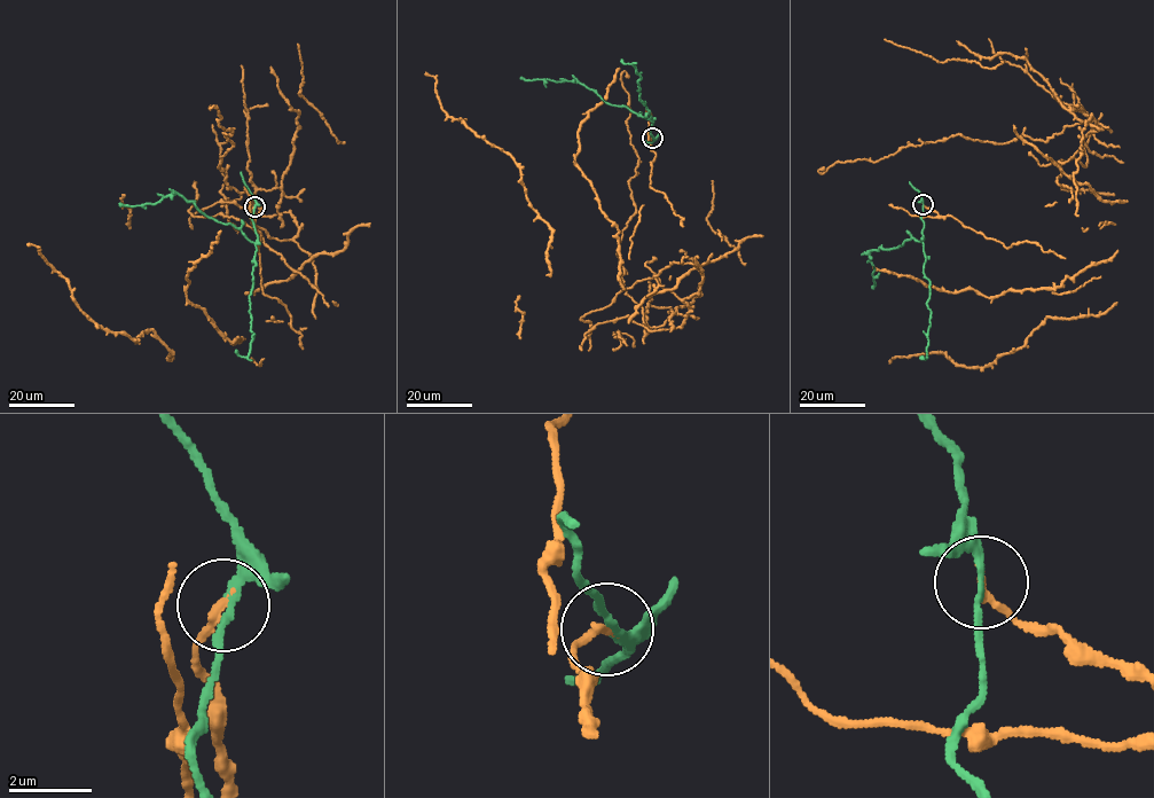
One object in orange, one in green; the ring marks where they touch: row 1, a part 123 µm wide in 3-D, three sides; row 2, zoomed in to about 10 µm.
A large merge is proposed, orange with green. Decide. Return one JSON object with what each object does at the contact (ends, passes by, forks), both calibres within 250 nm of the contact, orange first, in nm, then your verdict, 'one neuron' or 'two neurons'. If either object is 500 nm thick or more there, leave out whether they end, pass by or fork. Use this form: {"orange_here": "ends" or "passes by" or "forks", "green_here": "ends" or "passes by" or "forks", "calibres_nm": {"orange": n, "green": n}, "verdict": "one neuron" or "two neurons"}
{"orange_here": "ends", "green_here": "passes by", "calibres_nm": {"orange": 200, "green": 180}, "verdict": "two neurons"}

